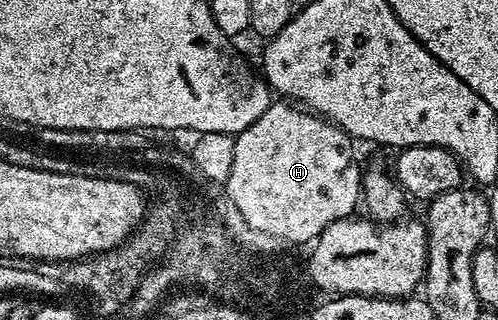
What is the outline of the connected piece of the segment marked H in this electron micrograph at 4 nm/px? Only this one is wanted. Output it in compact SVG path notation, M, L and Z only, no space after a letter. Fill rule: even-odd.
M289 101L270 102L263 117L240 131L233 144L235 158L231 160L231 173L223 191L229 194L230 204L245 211L245 219L249 219L253 227L273 229L275 235L303 239L309 245L313 243L309 235L316 239L335 221L350 218L362 202L363 171L353 164L354 140L344 129L308 109L298 109Z

